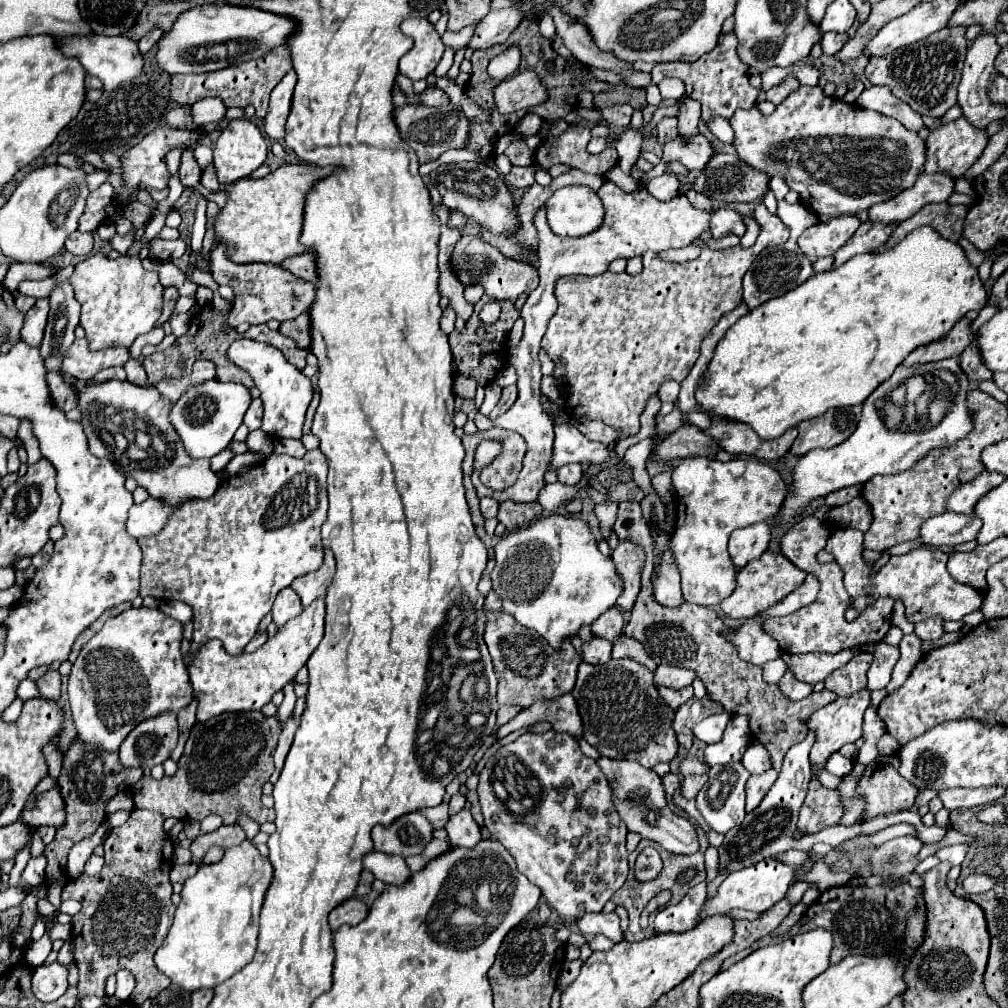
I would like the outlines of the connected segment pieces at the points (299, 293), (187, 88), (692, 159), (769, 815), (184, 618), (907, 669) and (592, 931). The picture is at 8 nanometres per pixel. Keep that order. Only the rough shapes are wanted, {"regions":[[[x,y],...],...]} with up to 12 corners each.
{"regions":[[[212,250],[212,276],[236,292],[228,318],[266,324],[308,310],[312,282],[278,264],[234,264]],[[284,46],[216,72],[170,76],[170,98],[192,106],[216,96],[226,108],[254,106],[292,68]],[[702,134],[662,144],[662,160],[702,170],[714,150]],[[804,742],[788,750],[756,812],[724,836],[720,872],[800,848],[792,832],[812,778]],[[164,602],[160,610],[186,624],[192,608],[184,602]],[[914,633],[900,641],[900,658],[886,687],[902,686],[922,657],[922,641]],[[614,912],[584,914],[576,922],[582,934],[604,934],[620,942],[620,918]]]}

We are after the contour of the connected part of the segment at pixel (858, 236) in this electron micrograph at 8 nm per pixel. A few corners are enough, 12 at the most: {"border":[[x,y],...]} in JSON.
{"border":[[864,222],[834,254],[834,268],[856,254],[878,252],[894,224]]}

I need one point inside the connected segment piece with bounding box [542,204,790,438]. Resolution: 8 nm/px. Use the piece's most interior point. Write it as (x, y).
(620, 336)

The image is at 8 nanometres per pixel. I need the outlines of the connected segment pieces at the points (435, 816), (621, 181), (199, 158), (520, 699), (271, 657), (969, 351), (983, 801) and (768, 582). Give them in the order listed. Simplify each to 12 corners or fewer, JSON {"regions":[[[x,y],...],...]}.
{"regions":[[[448,804],[422,812],[434,828],[444,828],[448,822]],[[620,166],[608,170],[606,180],[618,184],[624,192],[636,190],[638,180]],[[206,144],[194,148],[196,162],[204,172],[212,162],[212,150]],[[488,612],[484,642],[498,704],[530,708],[568,694],[582,662]],[[324,598],[254,654],[186,660],[196,720],[260,710],[324,636]],[[976,342],[960,356],[960,368],[970,382],[992,380]],[[1002,786],[940,792],[944,808],[978,808],[1004,796]],[[766,550],[738,572],[720,608],[752,618],[796,590],[806,572]]]}

